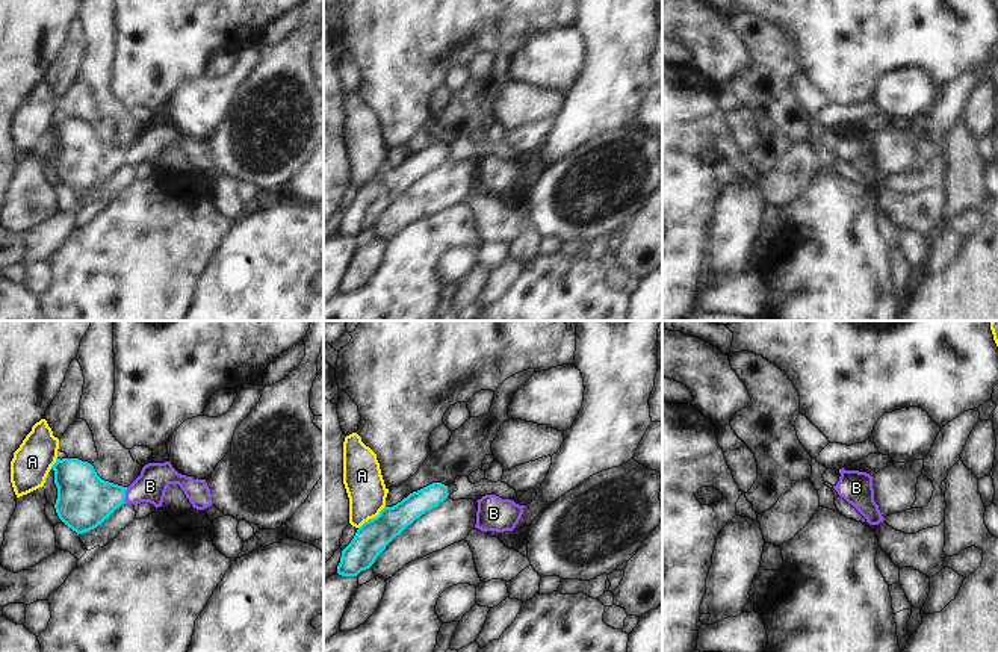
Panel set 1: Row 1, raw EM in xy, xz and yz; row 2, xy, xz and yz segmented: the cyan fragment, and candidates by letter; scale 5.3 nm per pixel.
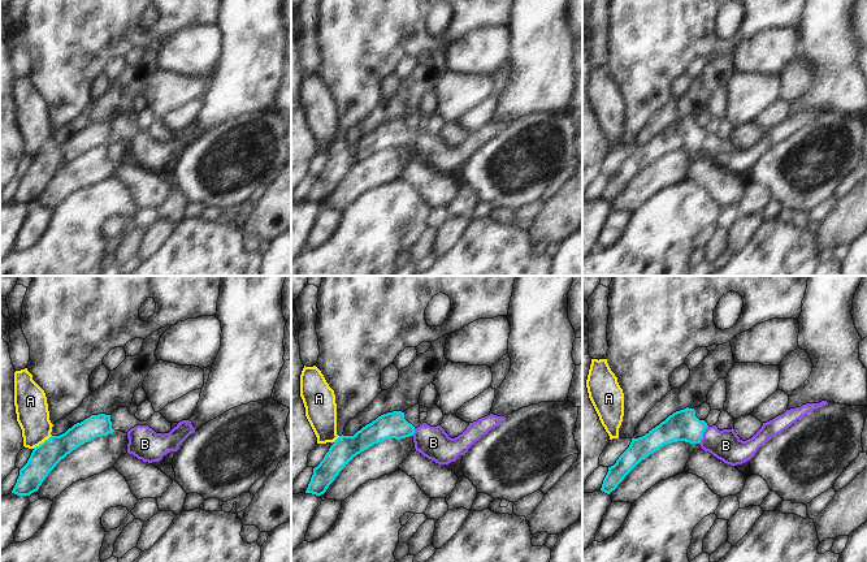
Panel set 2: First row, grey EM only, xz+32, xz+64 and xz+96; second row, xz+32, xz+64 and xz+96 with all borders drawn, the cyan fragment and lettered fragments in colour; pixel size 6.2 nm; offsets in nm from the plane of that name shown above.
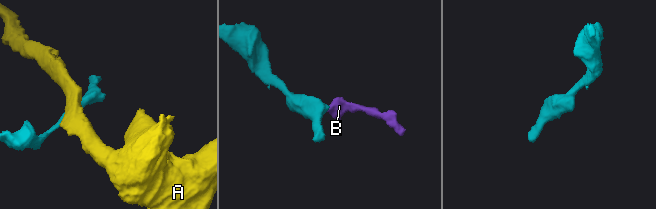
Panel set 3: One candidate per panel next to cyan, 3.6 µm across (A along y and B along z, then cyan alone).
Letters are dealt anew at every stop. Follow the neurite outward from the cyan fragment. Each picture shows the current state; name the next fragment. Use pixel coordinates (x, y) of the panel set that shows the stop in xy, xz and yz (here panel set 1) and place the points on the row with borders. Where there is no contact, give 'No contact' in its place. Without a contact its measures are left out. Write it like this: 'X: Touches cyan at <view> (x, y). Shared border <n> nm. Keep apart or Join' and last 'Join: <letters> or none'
A: Touches cyan at xz (374, 518). Shared border 190 nm. Keep apart
B: Touches cyan at xy (124, 495). Shared border 90 nm. Join
Join: B

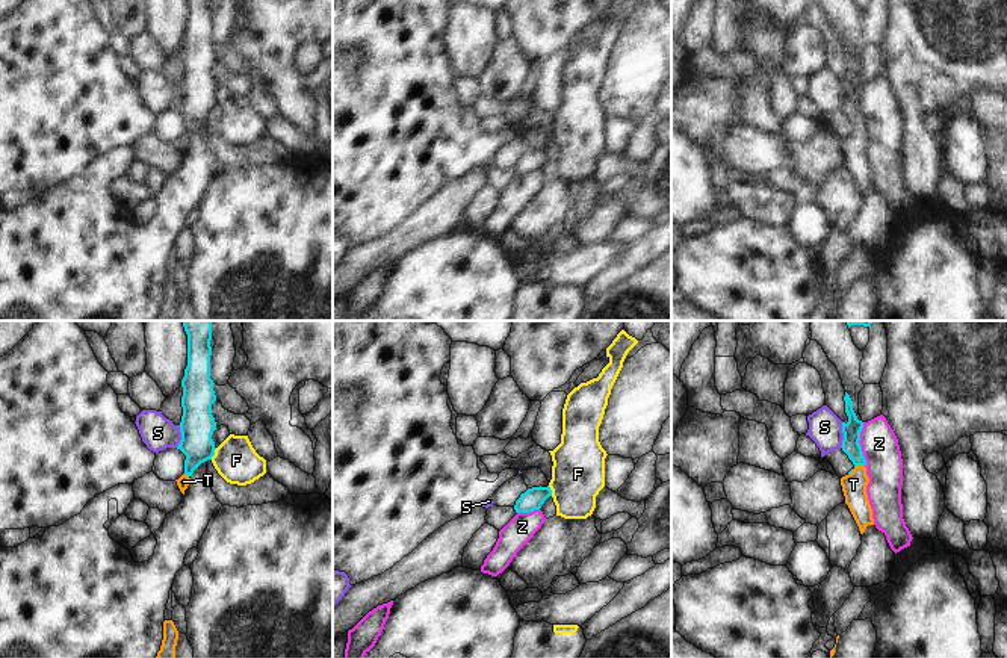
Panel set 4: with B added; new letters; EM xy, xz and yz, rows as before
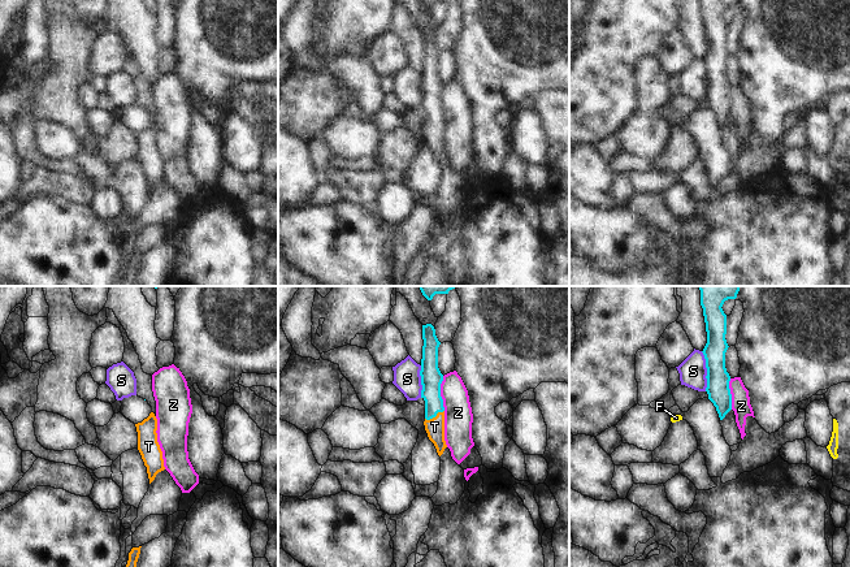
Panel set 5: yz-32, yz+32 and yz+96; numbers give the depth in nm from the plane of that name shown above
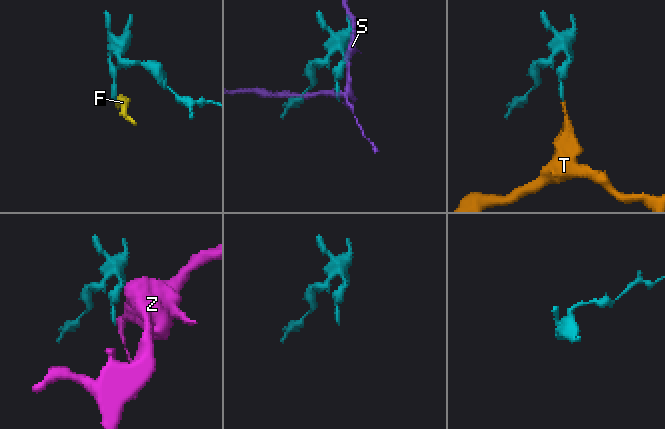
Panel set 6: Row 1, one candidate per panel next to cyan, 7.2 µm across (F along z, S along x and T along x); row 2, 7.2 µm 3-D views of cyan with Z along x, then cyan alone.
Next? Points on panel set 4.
F: Touches cyan at xy (213, 454). Shared border 70 nm. Keep apart
S: Touches cyan at yz (844, 434). Shared border 140 nm. Keep apart
T: Touches cyan at yz (856, 465). Shared border 100 nm. Join
Z: Touches cyan at yz (859, 445). Shared border 240 nm. Keep apart
Join: T

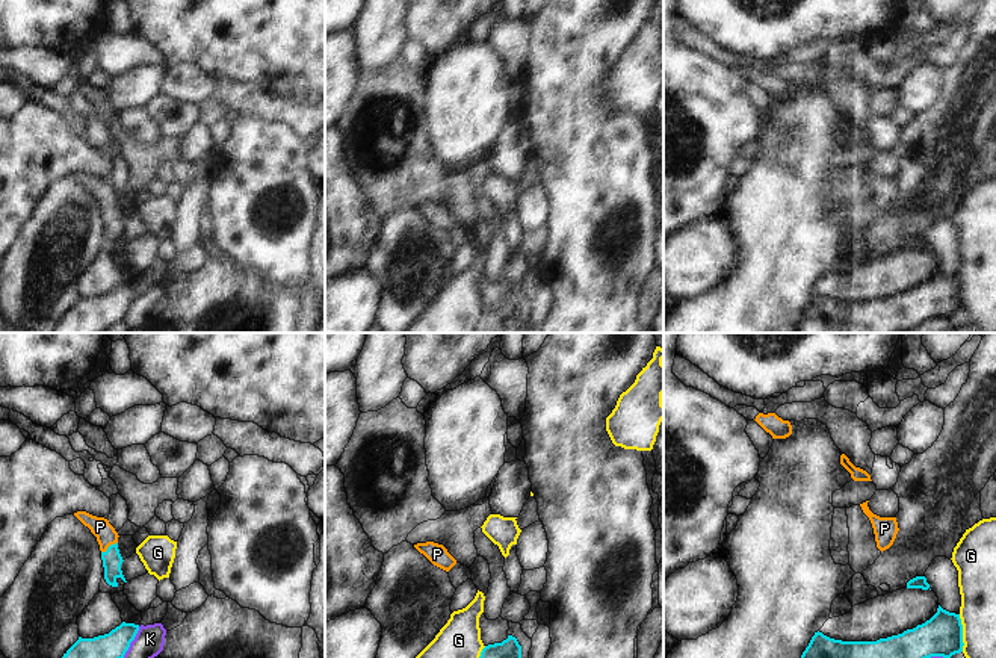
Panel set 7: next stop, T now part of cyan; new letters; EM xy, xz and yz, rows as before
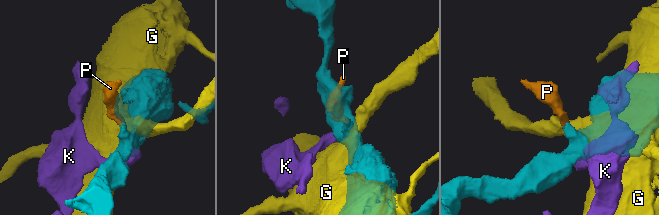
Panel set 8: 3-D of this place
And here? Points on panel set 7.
G: Touches cyan at yz (961, 633). Shared border 200 nm. Keep apart
K: Touches cyan at xy (132, 640). Shared border 190 nm. Keep apart
P: Touches cyan at xy (109, 546). Shared border 110 nm. Join
Join: P

